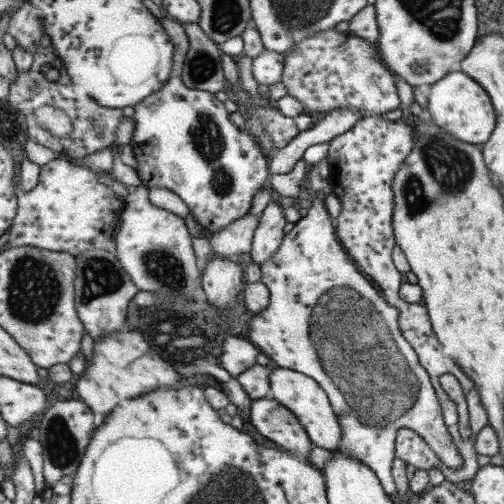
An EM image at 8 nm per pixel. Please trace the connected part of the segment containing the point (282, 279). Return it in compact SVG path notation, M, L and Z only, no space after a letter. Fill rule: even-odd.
M315 201L307 209L305 217L300 217L296 222L297 226L293 228L285 239L281 248L277 250L277 254L274 256L272 262L263 263L260 268L262 272L262 282L270 289L271 298L269 306L260 313L254 313L250 320L250 340L255 347L262 352L265 356L268 355L279 367L291 369L297 372L302 372L305 376L310 376L324 391L327 393L331 410L337 418L337 422L341 431L341 438L338 444L338 449L360 460L363 464L375 473L375 476L380 482L383 492L391 498L396 495L396 488L391 479L391 460L394 458L394 438L398 428L409 428L413 432L417 432L423 440L425 440L430 450L436 454L436 457L449 468L455 470L462 465L461 455L458 453L457 448L453 444L452 438L442 421L442 414L440 404L438 403L434 388L430 385L428 374L426 370L419 364L418 357L411 349L411 346L402 337L400 330L398 329L397 315L398 310L389 306L384 301L384 298L380 295L379 290L375 288L373 283L367 282L355 268L355 264L351 262L351 258L347 258L347 254L341 250L341 246L337 244L335 240L335 234L333 234L333 226L331 226L331 220L323 208L323 204L317 204Z

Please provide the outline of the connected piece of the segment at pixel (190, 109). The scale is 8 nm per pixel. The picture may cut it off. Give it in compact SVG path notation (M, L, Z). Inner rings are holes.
M166 16L161 19L165 30L176 44L173 55L173 70L168 83L134 109L136 132L134 153L138 162L138 172L142 184L147 188L163 187L176 192L188 205L191 214L197 217L199 224L205 228L208 237L223 228L231 226L235 220L243 218L251 211L253 198L265 186L269 178L269 162L259 148L257 140L249 134L249 130L241 130L229 116L229 110L221 100L217 100L212 92L189 88L182 80L185 57L191 47L184 24Z

